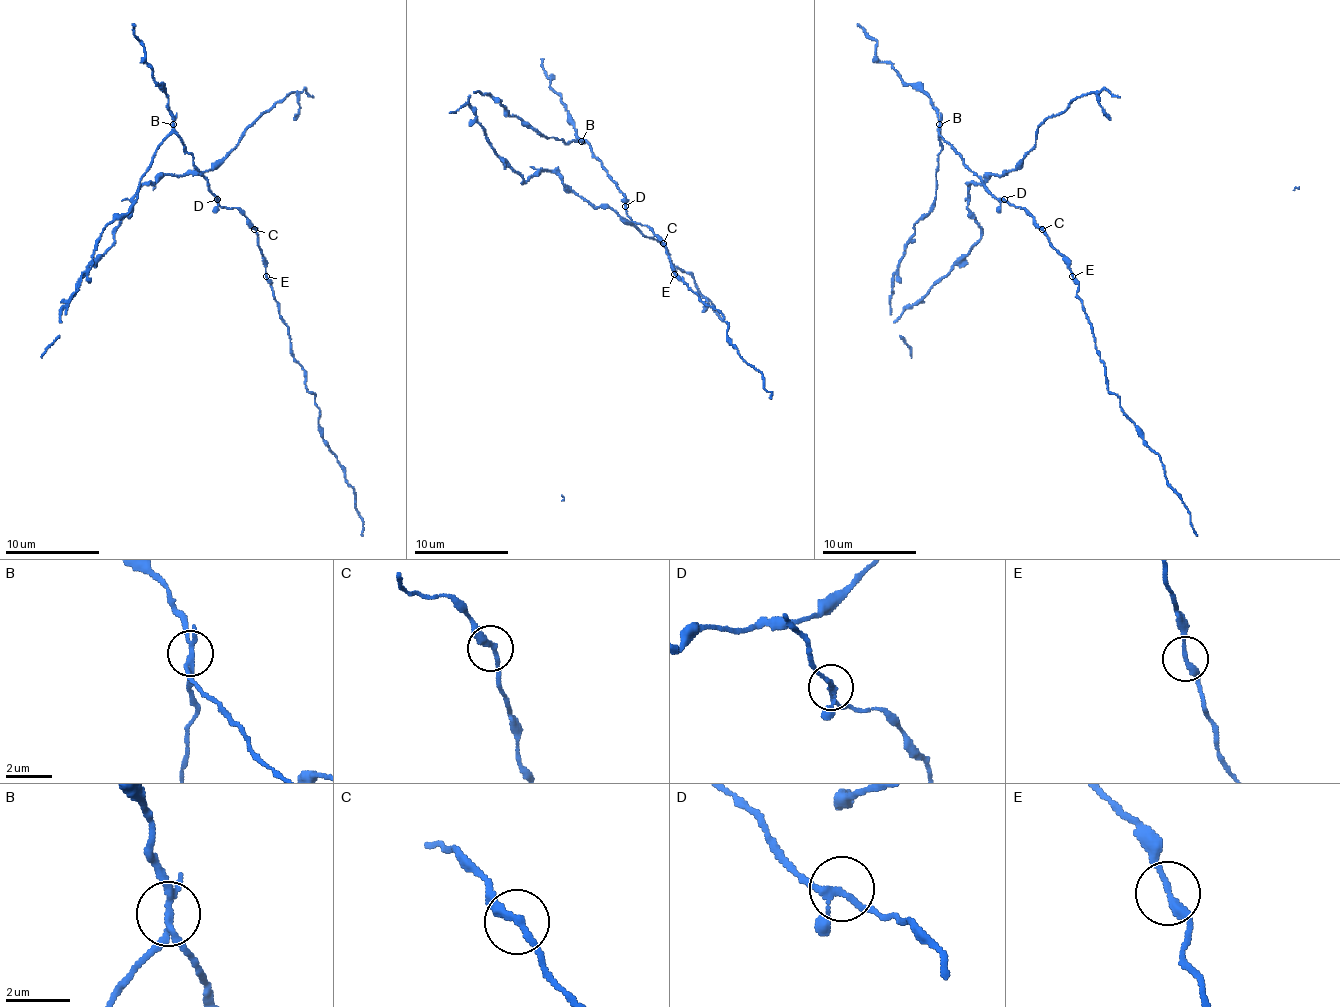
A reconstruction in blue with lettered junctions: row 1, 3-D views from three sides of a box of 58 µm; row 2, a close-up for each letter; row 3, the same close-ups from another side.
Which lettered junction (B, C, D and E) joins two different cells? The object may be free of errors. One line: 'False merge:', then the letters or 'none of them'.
False merge: B

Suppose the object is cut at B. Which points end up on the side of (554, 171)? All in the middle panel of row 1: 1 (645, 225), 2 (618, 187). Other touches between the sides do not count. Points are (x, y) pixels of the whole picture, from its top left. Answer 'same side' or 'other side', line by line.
1: other side
2: other side

